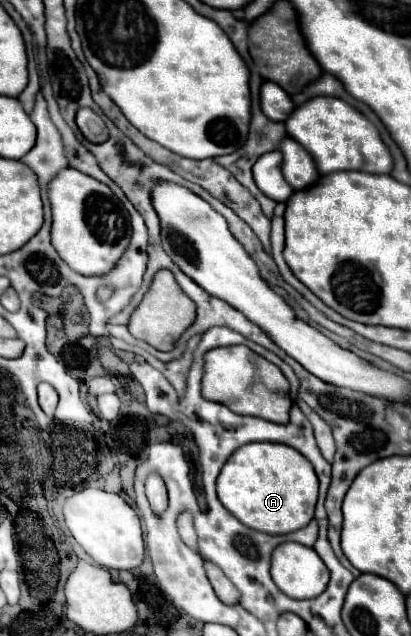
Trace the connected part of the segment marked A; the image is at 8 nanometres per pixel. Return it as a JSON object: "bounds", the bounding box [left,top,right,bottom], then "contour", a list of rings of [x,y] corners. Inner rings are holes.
{"bounds":[217,441,319,535],"contour":[[[269,441],[239,447],[217,477],[219,501],[243,525],[269,535],[285,535],[303,529],[313,519],[317,487],[319,483],[313,465],[299,451]]]}

